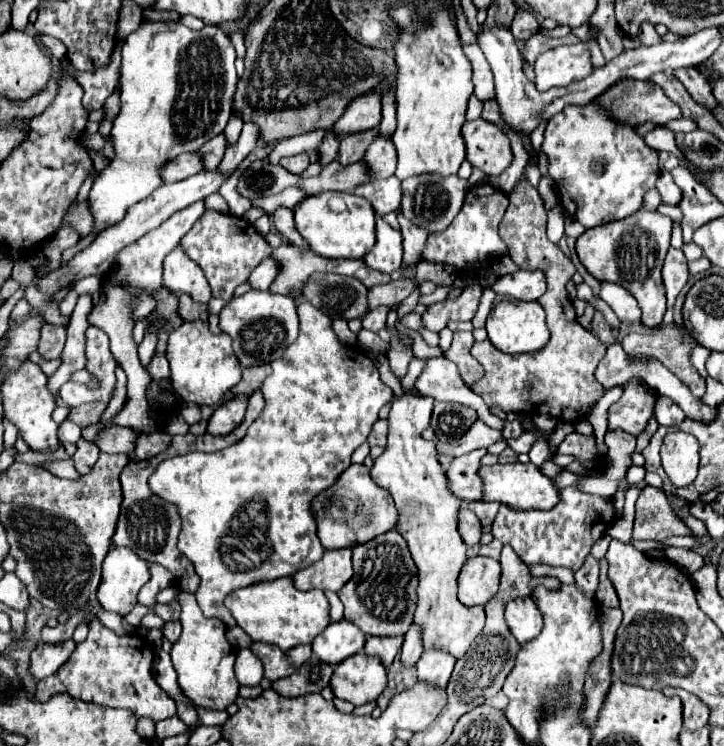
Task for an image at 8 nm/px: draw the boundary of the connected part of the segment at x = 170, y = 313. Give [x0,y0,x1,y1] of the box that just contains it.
[149,287,183,351]

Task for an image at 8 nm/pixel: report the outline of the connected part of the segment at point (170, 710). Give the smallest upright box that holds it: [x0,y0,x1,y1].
[35,619,177,721]

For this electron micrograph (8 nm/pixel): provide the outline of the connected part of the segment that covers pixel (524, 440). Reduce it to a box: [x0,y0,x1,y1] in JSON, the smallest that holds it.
[506,430,554,454]

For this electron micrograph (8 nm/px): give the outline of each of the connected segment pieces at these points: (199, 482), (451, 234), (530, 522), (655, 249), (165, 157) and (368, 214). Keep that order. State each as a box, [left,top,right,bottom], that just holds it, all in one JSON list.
[[149,299,393,627],[423,185,509,271],[493,485,615,571],[577,211,671,327],[89,21,237,231],[295,193,375,259]]

